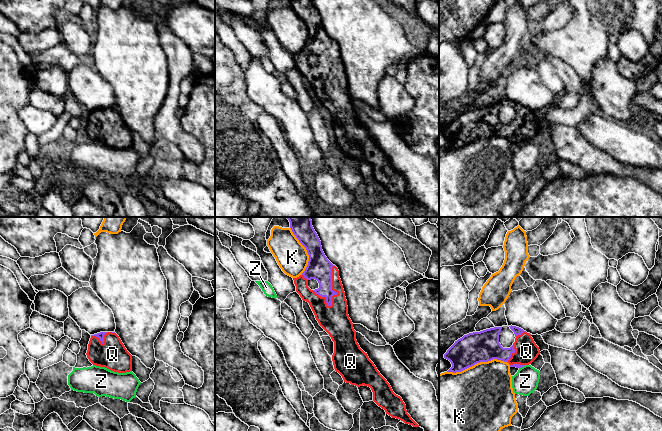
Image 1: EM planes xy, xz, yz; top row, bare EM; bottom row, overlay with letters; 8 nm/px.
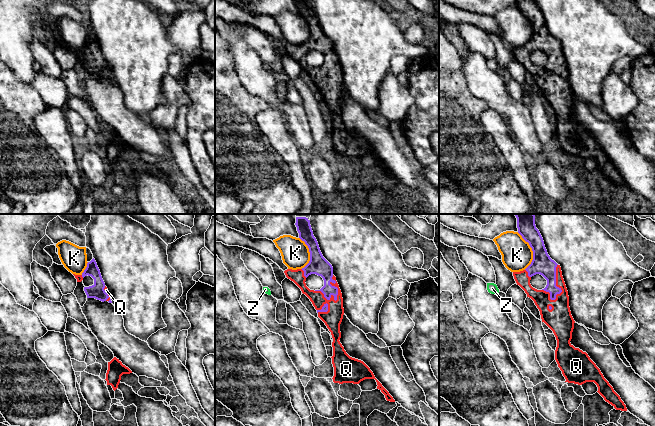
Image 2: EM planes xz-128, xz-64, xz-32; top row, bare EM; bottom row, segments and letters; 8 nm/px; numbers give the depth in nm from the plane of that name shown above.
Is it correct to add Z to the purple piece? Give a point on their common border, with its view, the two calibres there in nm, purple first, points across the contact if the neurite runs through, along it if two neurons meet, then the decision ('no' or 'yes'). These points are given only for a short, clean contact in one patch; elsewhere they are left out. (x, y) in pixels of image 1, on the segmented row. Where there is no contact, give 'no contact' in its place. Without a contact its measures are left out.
yz (522, 366) | 30/200 nm | along yz (525, 365), (519, 368) | no

